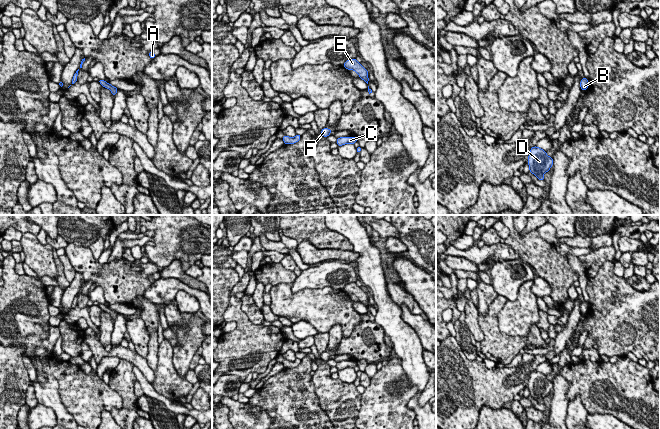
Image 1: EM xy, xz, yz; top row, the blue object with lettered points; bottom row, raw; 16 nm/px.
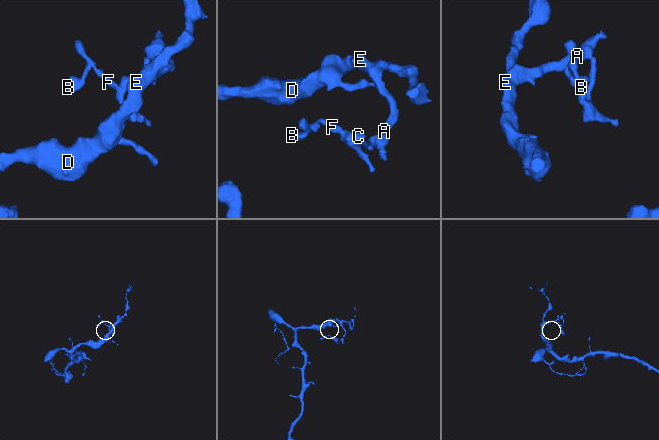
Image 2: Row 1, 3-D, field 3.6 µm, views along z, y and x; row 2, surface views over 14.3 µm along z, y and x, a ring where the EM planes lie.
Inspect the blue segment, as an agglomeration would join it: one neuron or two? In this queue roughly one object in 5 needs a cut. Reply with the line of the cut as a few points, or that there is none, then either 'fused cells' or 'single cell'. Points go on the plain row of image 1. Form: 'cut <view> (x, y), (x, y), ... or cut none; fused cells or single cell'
cut none; single cell

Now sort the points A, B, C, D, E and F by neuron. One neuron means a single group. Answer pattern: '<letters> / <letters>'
A B C D E F

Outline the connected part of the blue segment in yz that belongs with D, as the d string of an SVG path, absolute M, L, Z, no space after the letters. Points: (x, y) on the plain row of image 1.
M534 370L530 373L527 387L529 389L529 395L538 404L544 404L544 398L553 390L553 382L548 380L543 373Z

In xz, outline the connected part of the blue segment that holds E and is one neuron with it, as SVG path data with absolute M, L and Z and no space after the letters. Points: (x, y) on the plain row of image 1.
M355 282L347 284L343 290L348 294L354 294L368 308L368 295Z

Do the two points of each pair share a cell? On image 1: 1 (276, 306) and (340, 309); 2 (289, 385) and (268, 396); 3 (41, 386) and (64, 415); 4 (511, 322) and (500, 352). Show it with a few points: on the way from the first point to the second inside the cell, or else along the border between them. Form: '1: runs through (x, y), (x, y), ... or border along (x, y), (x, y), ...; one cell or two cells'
1: runs through (292, 306), (324, 307); one cell
2: runs through (284, 390), (278, 396), (273, 396); one cell
3: runs through (47, 393), (59, 408); one cell
4: border along (498, 312), (498, 328), (502, 332), (527, 337); two cells

